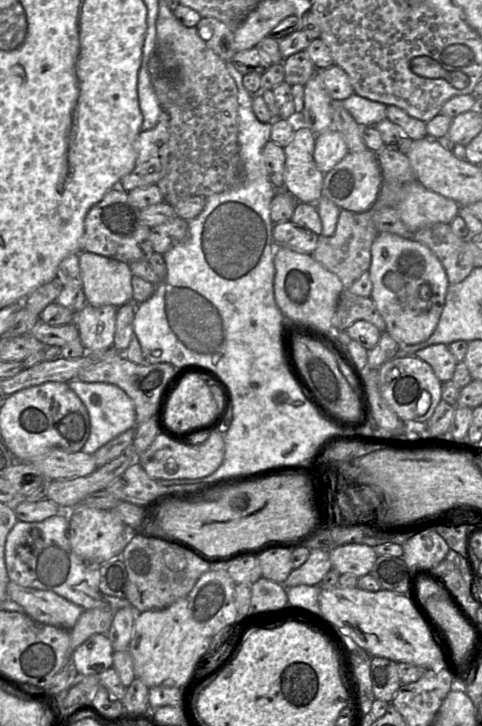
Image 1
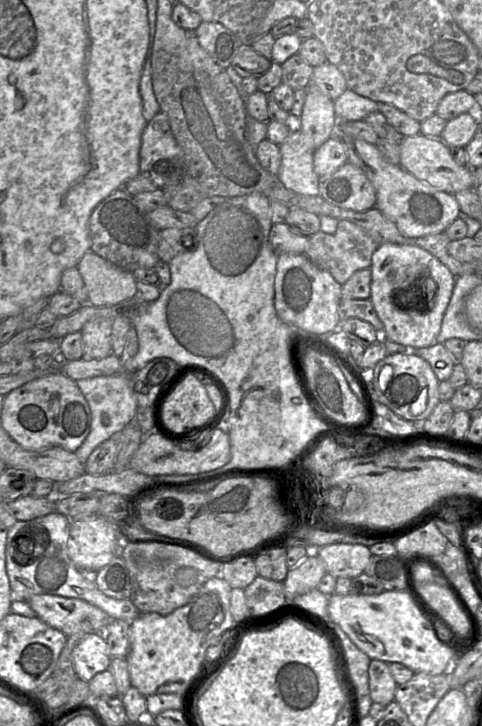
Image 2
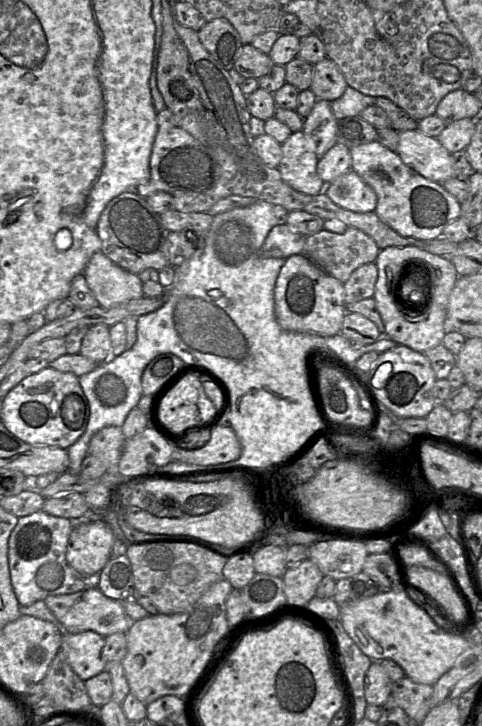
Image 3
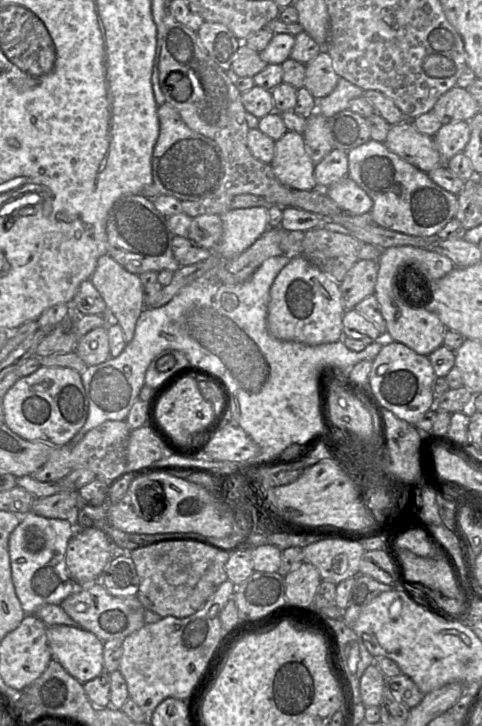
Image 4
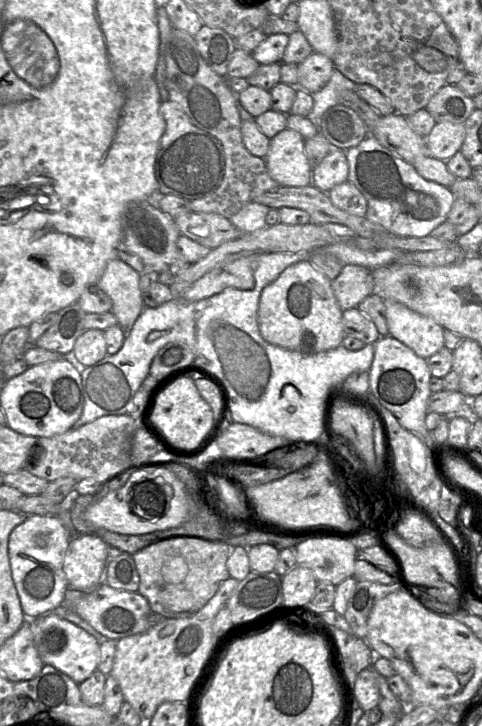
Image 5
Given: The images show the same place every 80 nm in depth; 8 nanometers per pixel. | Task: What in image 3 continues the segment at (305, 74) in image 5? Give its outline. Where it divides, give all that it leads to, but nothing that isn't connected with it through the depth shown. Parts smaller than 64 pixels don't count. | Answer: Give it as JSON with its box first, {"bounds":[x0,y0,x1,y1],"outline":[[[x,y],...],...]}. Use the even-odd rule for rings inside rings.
{"bounds":[309,57,347,102],"outline":[[[326,57],[313,65],[309,89],[317,99],[332,102],[344,94],[347,86],[344,75],[330,58]]]}

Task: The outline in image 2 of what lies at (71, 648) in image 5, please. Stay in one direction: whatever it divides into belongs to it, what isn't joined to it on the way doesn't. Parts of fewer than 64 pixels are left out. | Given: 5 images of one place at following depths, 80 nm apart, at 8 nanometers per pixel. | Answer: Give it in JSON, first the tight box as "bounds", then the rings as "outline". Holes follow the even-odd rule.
{"bounds":[72,633,111,682],"outline":[[[86,633],[72,651],[76,675],[87,682],[97,673],[107,670],[111,659],[104,633]]]}

